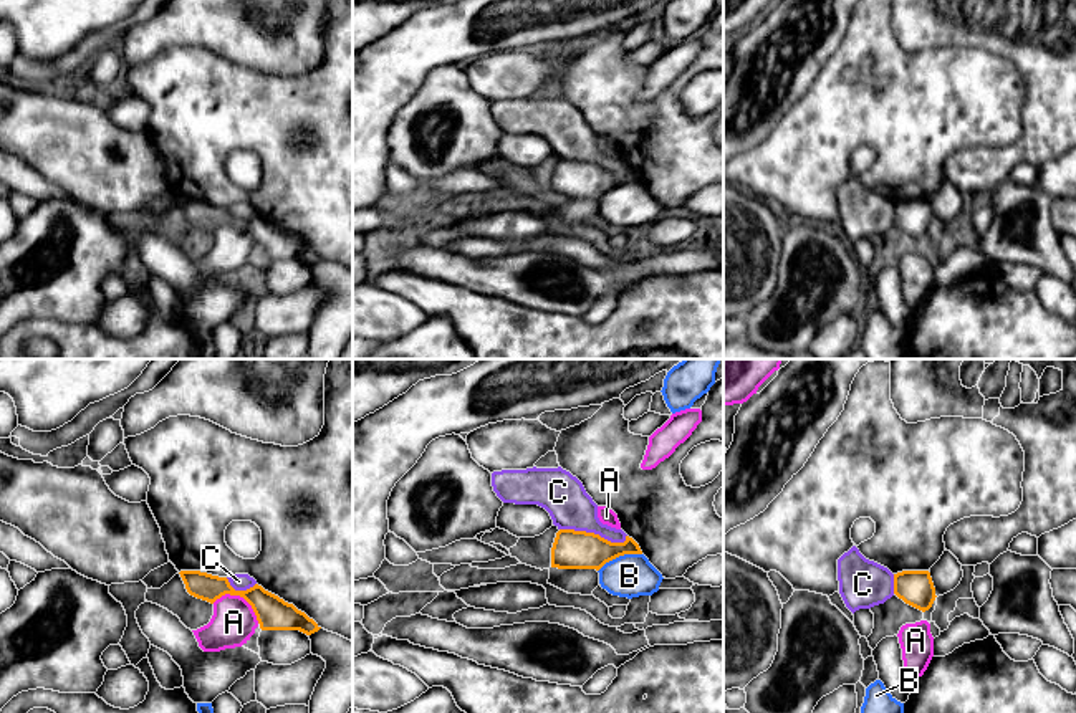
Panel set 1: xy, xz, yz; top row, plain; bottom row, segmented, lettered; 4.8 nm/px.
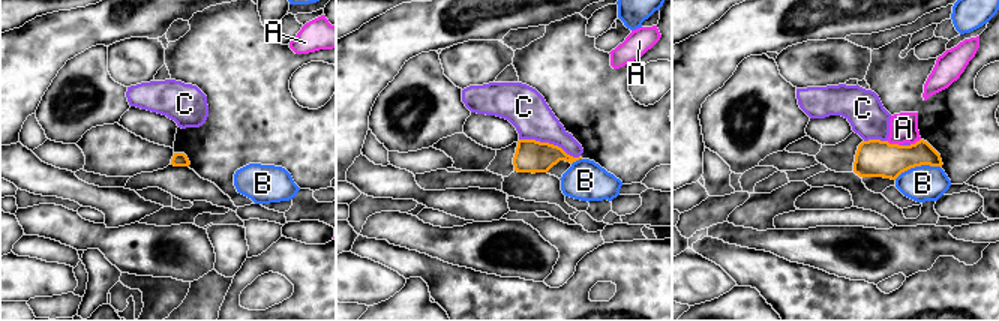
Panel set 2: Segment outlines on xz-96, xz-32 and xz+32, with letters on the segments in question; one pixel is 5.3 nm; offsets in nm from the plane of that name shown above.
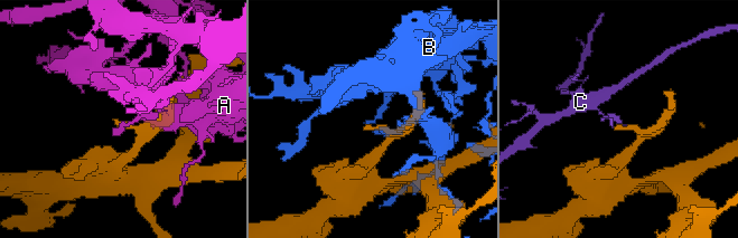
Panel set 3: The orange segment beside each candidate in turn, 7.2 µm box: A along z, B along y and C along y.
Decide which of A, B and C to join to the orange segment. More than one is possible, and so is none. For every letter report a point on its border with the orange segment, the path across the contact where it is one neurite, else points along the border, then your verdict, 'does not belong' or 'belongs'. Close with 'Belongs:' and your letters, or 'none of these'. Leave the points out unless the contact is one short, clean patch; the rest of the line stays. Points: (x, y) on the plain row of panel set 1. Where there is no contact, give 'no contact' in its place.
A: xy (240, 225) | does not belong
B: xz (619, 184) | along xz (641, 182), (619, 184), (598, 200) | does not belong
C: xz (593, 162) | along xz (560, 157), (593, 161), (611, 171), (626, 169) | does not belong
Belongs: none of these

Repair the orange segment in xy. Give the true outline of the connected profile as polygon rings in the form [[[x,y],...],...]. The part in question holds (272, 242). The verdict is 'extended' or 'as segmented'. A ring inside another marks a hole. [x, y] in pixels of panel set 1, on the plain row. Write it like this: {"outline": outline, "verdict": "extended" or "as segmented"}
{"outline": [[[200,200],[179,202],[190,225],[214,233],[225,223],[243,227],[253,238],[262,260],[300,260],[306,265],[321,256],[293,233],[255,213],[247,220],[235,220],[227,207]]], "verdict": "as segmented"}

